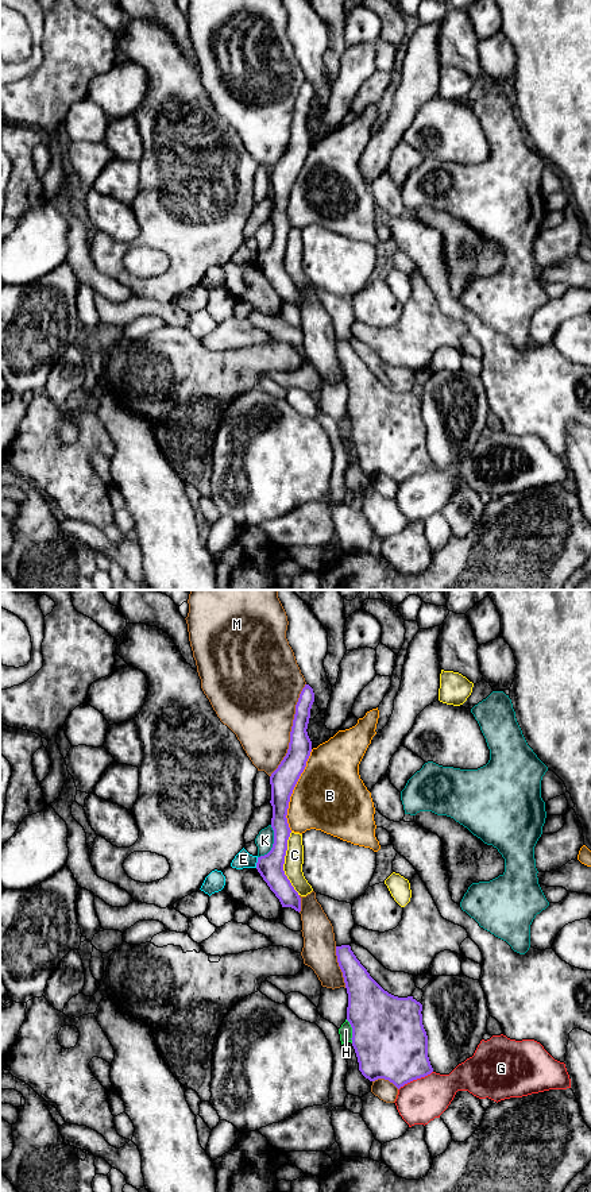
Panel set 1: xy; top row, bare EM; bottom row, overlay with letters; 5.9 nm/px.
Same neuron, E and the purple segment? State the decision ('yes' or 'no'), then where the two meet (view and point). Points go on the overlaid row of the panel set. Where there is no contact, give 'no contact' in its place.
no | xy (257, 863)

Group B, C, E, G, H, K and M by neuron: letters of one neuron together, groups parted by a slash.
B / C / E / G / H / K / M

